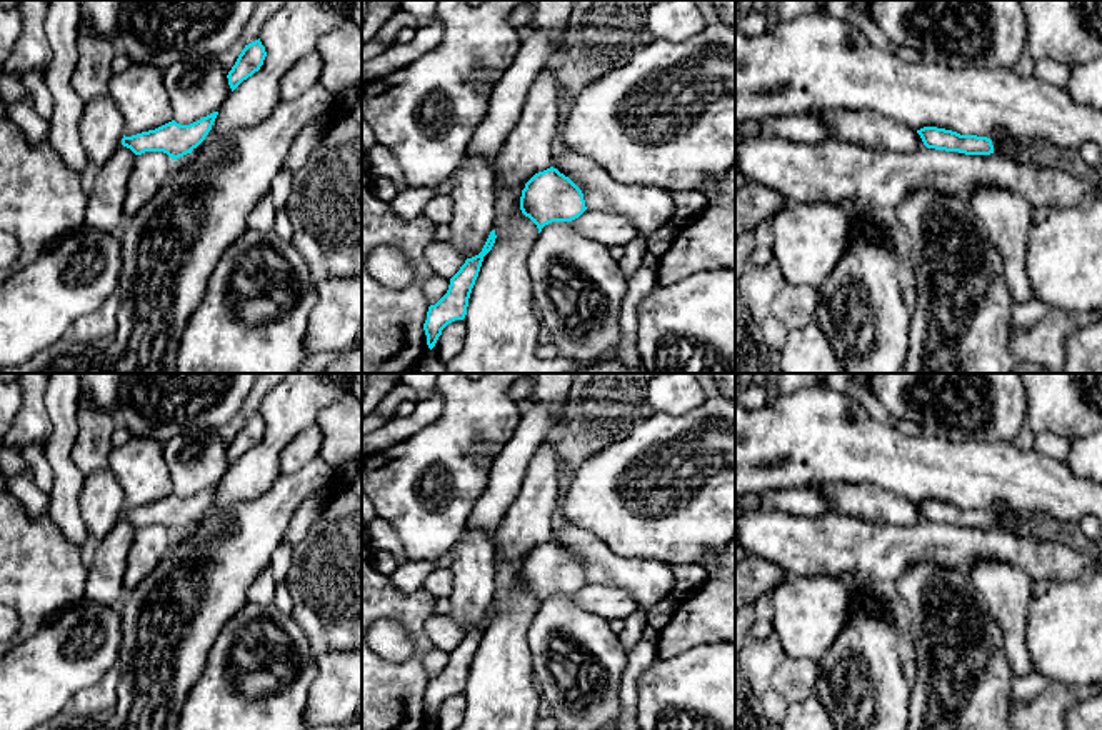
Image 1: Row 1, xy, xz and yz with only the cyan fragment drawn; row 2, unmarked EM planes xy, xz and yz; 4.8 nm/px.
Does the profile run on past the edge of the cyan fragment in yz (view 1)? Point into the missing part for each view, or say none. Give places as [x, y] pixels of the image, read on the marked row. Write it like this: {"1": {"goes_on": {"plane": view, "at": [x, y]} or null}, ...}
{"1": {"goes_on": null}}

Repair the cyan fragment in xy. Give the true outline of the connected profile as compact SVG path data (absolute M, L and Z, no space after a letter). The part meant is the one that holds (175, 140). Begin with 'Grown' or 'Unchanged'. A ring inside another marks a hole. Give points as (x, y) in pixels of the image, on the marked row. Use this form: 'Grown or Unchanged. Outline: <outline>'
Unchanged. Outline: M213 112L190 125L180 125L175 120L148 132L142 132L132 137L122 138L122 145L130 148L135 155L145 152L163 152L172 160L177 160L197 148L217 118L218 112Z

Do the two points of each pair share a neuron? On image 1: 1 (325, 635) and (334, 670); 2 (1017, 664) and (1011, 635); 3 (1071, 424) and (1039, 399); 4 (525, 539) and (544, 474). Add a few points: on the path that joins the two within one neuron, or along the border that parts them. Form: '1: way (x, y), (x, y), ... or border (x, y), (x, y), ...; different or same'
1: border (344, 650), (327, 650), (317, 657); different
2: way (1017, 657), (1016, 642); same
3: way (1062, 415), (1047, 400); same
4: way (527, 522), (540, 490); same

